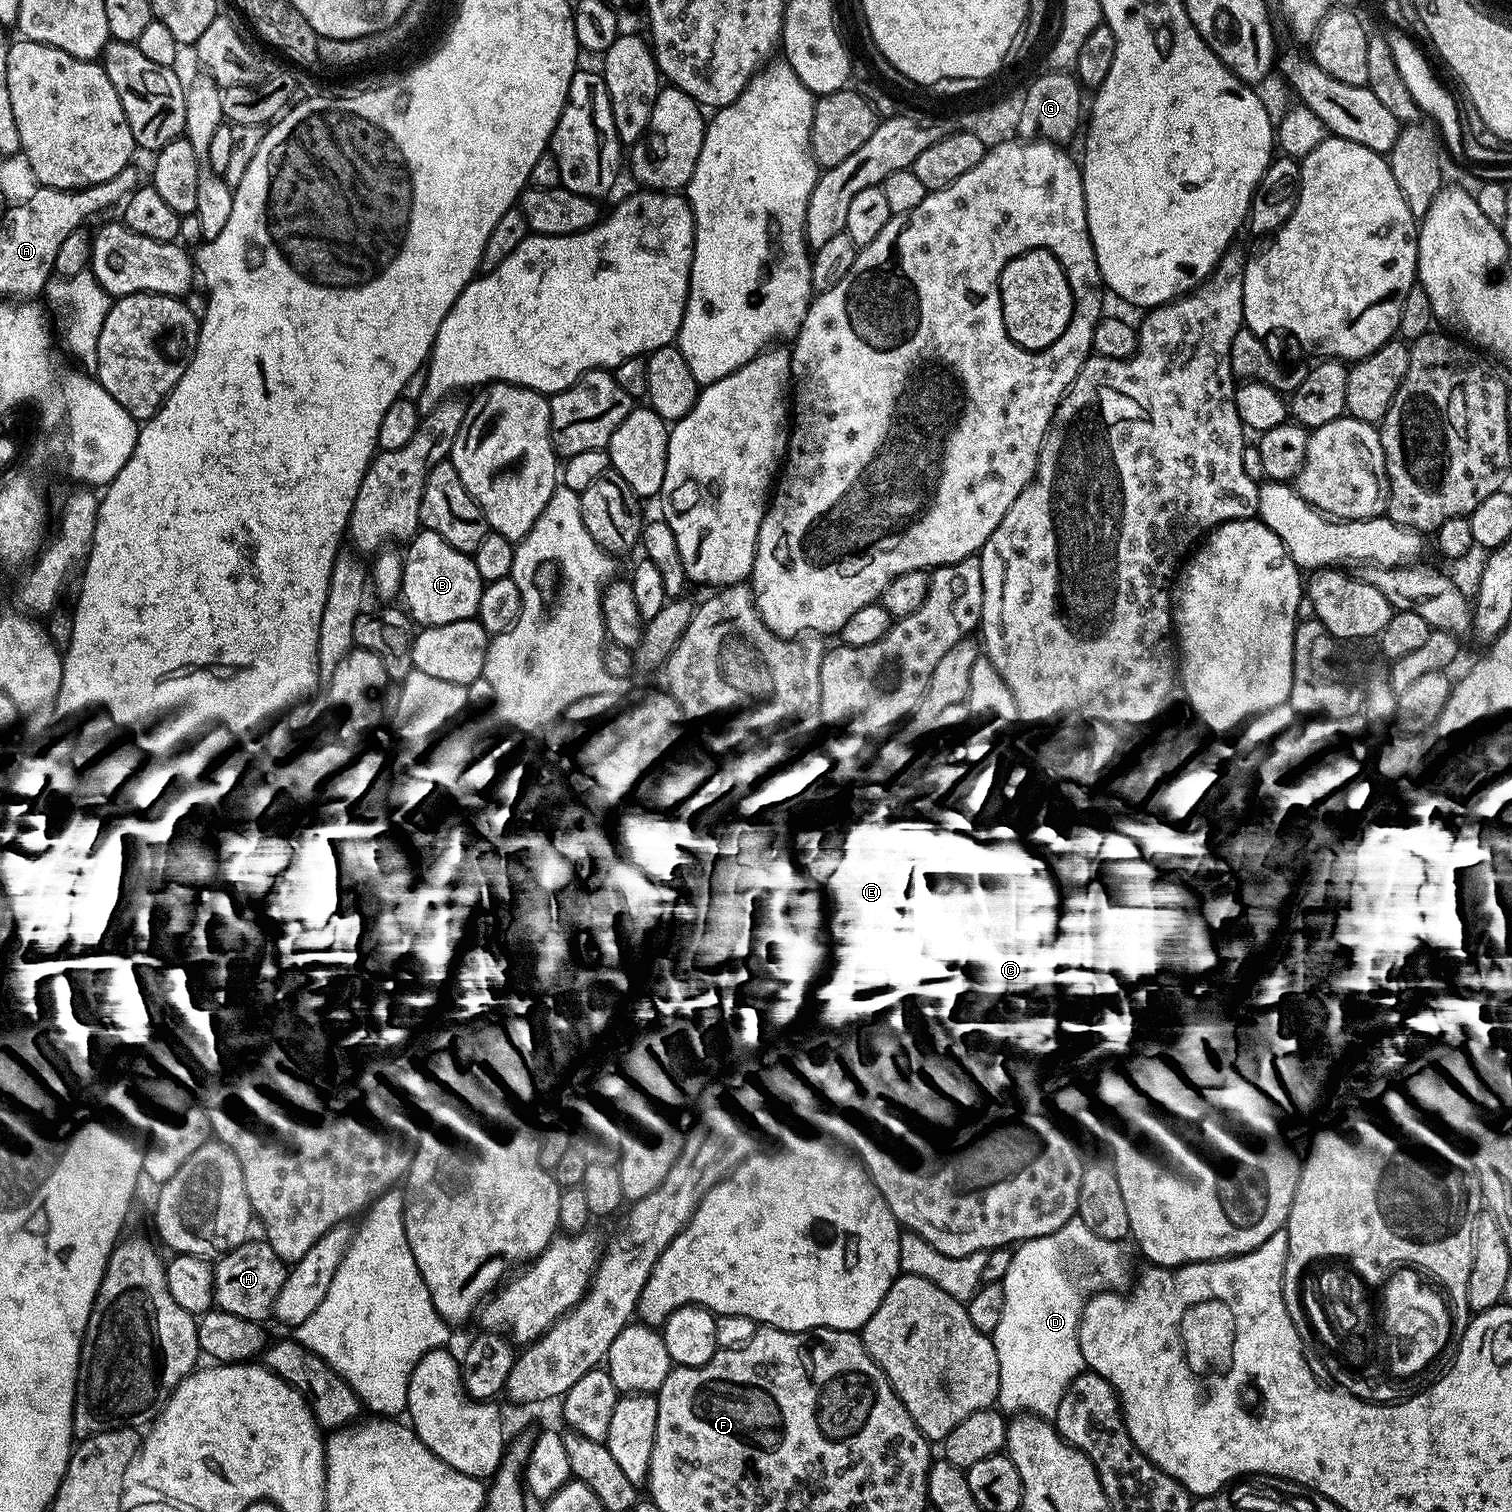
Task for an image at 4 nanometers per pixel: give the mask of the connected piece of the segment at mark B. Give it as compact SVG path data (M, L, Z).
M427 530L417 531L406 547L400 596L409 617L415 623L417 620L420 628L471 620L479 613L486 581L478 574L478 566L474 566L469 553L450 546L450 542Z

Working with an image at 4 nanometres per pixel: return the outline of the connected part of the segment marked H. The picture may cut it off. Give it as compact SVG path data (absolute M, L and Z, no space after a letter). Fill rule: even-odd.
M249 1238L215 1261L212 1270L212 1298L215 1307L239 1318L264 1322L267 1316L273 1315L272 1307L278 1298L278 1290L282 1290L282 1282L287 1276L285 1261L274 1254L268 1241Z

